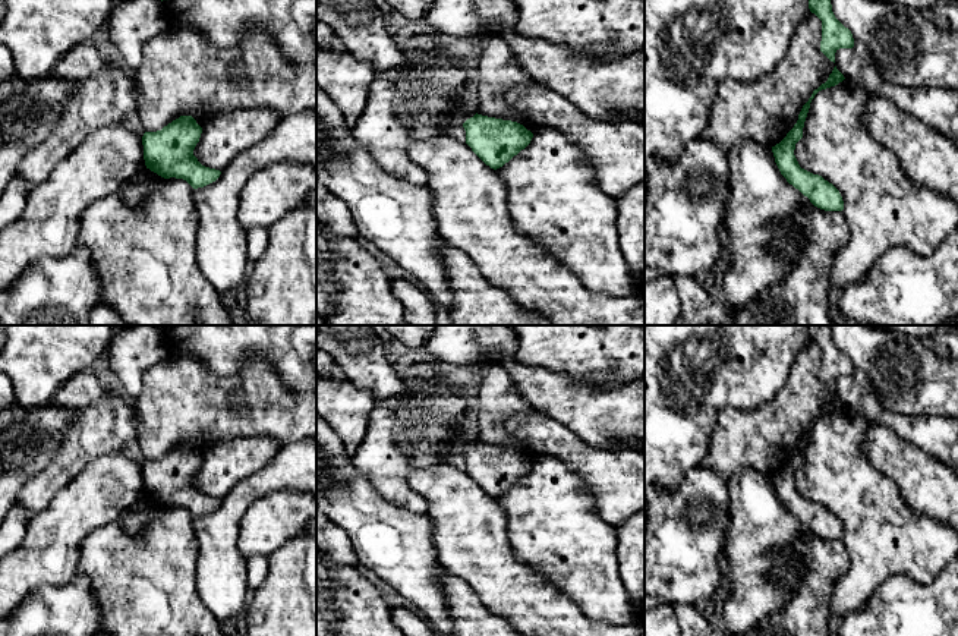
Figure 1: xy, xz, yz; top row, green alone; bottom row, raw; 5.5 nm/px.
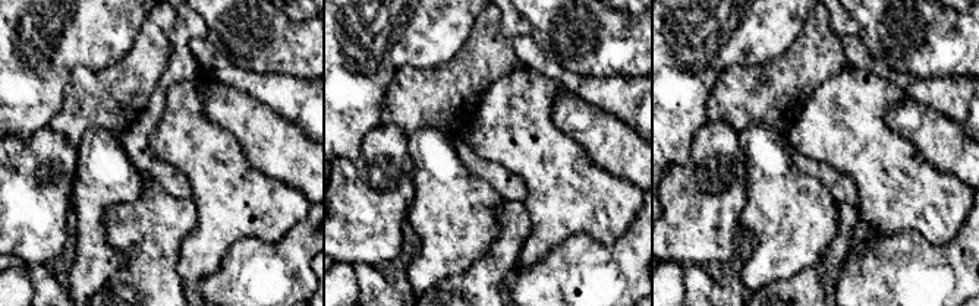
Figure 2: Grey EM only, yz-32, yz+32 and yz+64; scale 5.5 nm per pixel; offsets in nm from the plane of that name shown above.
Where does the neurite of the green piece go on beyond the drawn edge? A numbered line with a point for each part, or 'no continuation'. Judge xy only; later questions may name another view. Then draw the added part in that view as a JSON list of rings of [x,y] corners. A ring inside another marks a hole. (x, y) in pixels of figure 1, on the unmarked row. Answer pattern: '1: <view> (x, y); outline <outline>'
no continuation

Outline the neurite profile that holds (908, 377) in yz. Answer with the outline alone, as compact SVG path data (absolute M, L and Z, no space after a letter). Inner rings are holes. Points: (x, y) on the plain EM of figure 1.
M831 325L835 346L851 359L854 380L888 410L958 418L958 359L937 356L926 340L870 325Z

